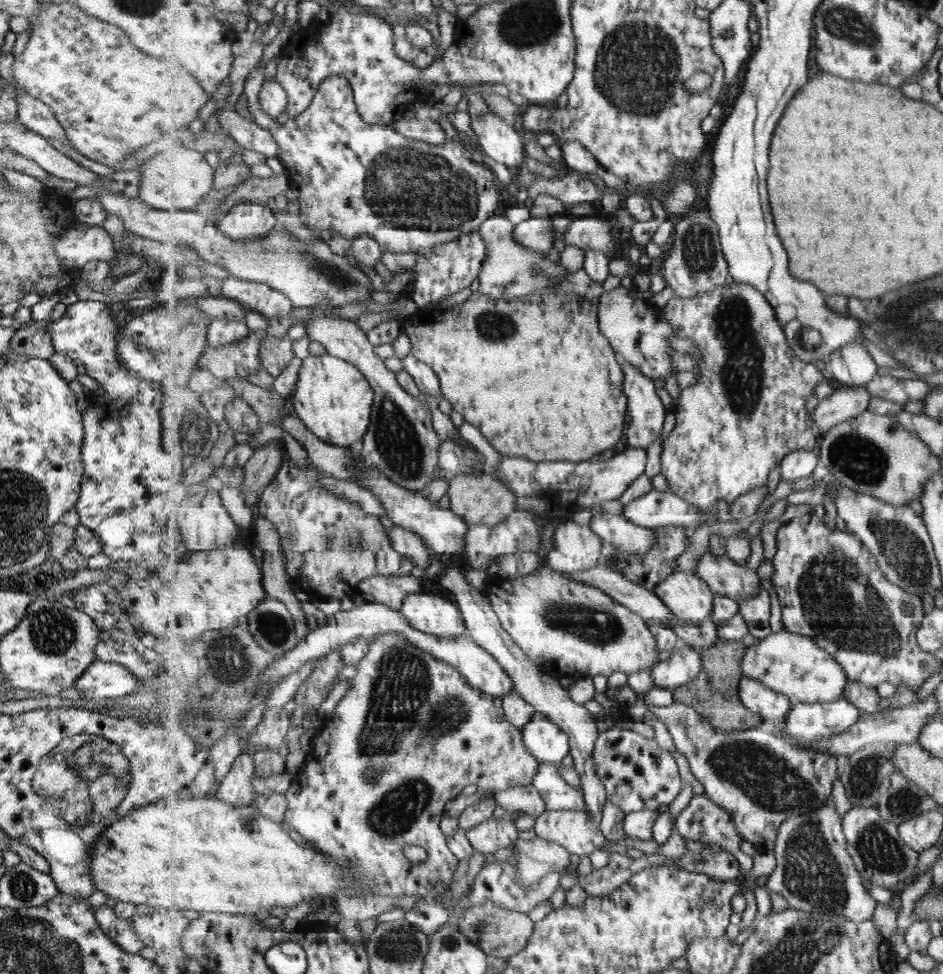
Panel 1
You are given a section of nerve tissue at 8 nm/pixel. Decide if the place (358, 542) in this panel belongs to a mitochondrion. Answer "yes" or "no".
yes

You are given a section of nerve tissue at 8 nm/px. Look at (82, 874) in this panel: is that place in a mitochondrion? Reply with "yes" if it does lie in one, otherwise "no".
no

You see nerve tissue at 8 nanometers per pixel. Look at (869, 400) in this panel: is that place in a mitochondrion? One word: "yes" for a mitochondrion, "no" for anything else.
no

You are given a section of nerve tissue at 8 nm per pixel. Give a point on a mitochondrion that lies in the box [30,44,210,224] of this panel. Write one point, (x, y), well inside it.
(155, 168)

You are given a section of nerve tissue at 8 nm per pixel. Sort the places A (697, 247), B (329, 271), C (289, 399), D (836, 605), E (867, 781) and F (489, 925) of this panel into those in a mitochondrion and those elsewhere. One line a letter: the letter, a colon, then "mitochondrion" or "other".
A: mitochondrion
B: mitochondrion
C: other
D: mitochondrion
E: mitochondrion
F: mitochondrion

